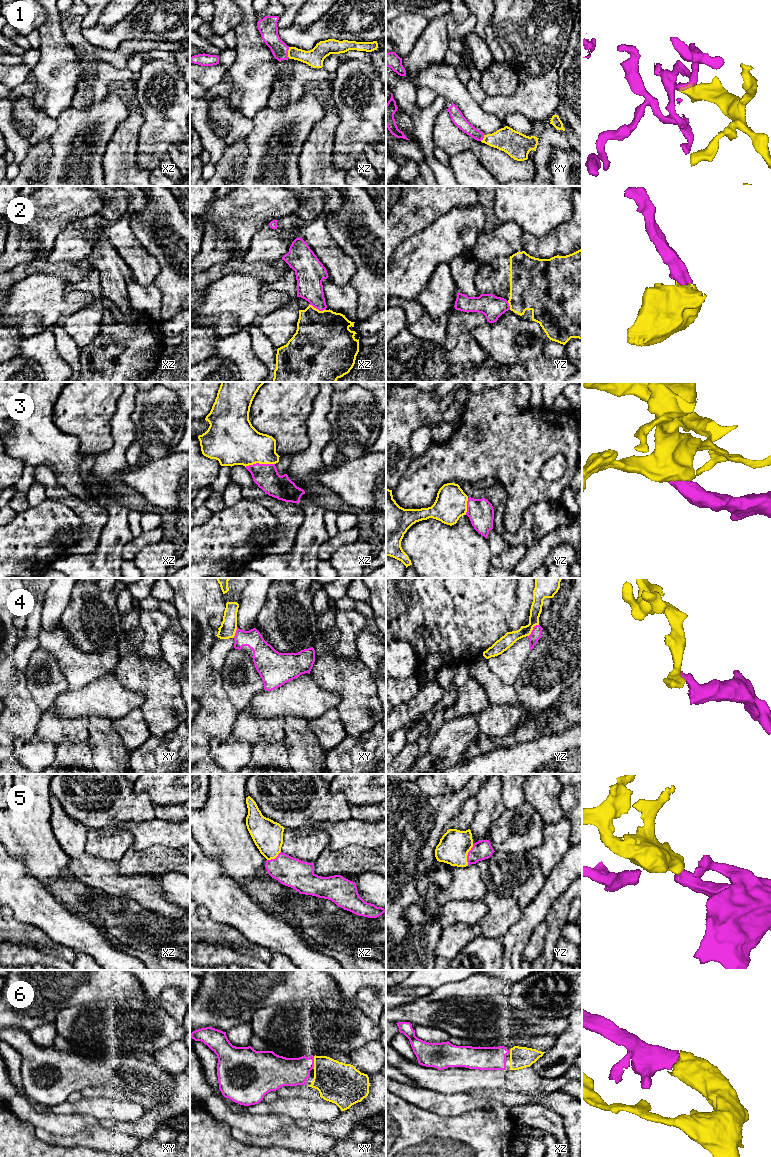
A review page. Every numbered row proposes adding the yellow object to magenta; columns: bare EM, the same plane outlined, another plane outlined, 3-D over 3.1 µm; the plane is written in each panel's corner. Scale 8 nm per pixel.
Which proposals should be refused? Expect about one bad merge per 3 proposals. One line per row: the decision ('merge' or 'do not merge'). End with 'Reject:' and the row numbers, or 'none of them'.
1: merge
2: do not merge
3: merge
4: do not merge
5: merge
6: merge
Reject: 2, 4

